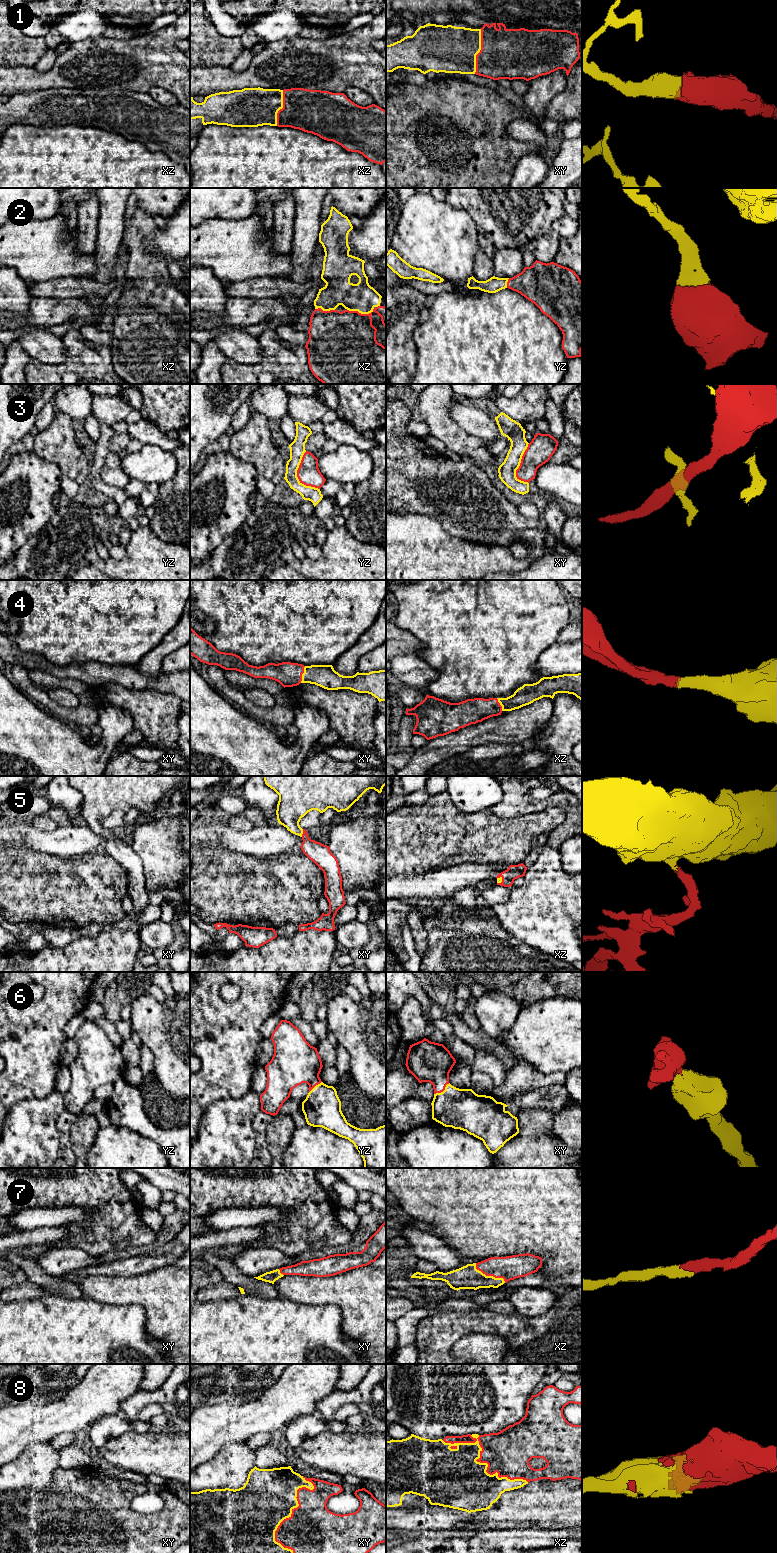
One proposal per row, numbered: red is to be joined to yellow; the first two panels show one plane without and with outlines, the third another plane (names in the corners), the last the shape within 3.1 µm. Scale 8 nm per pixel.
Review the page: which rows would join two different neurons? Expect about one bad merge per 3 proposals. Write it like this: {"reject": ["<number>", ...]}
{"reject": ["3"]}

